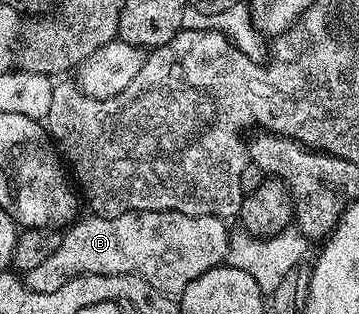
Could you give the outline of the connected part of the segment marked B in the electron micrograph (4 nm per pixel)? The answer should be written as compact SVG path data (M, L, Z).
M127 211L112 219L100 215L80 218L63 231L61 245L37 269L26 272L28 291L54 293L71 279L82 275L135 275L153 285L162 295L178 297L201 273L210 267L218 267L227 258L231 231L224 220L212 215L186 215L176 211Z

